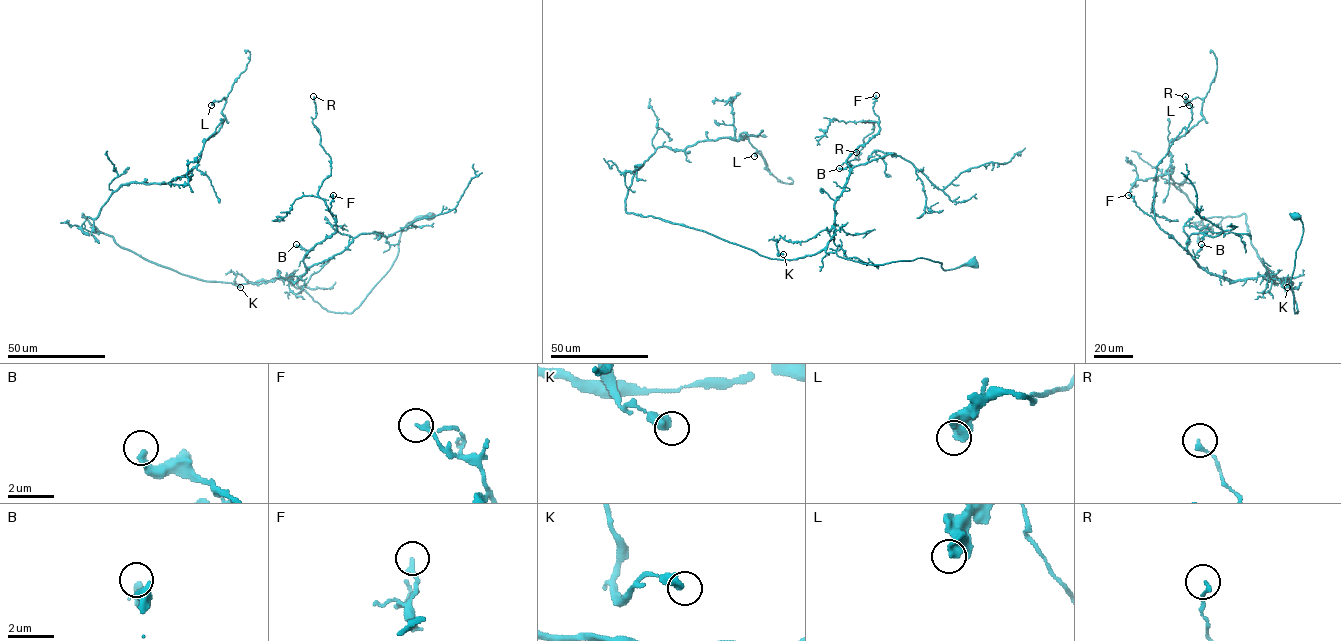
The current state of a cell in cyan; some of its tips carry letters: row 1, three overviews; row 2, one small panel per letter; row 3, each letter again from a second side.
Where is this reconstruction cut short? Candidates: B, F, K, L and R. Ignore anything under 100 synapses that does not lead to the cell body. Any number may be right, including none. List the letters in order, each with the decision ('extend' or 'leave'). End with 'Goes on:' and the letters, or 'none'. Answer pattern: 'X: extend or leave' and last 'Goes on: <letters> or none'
B: leave
F: leave
K: leave
L: leave
R: leave
Goes on: none

